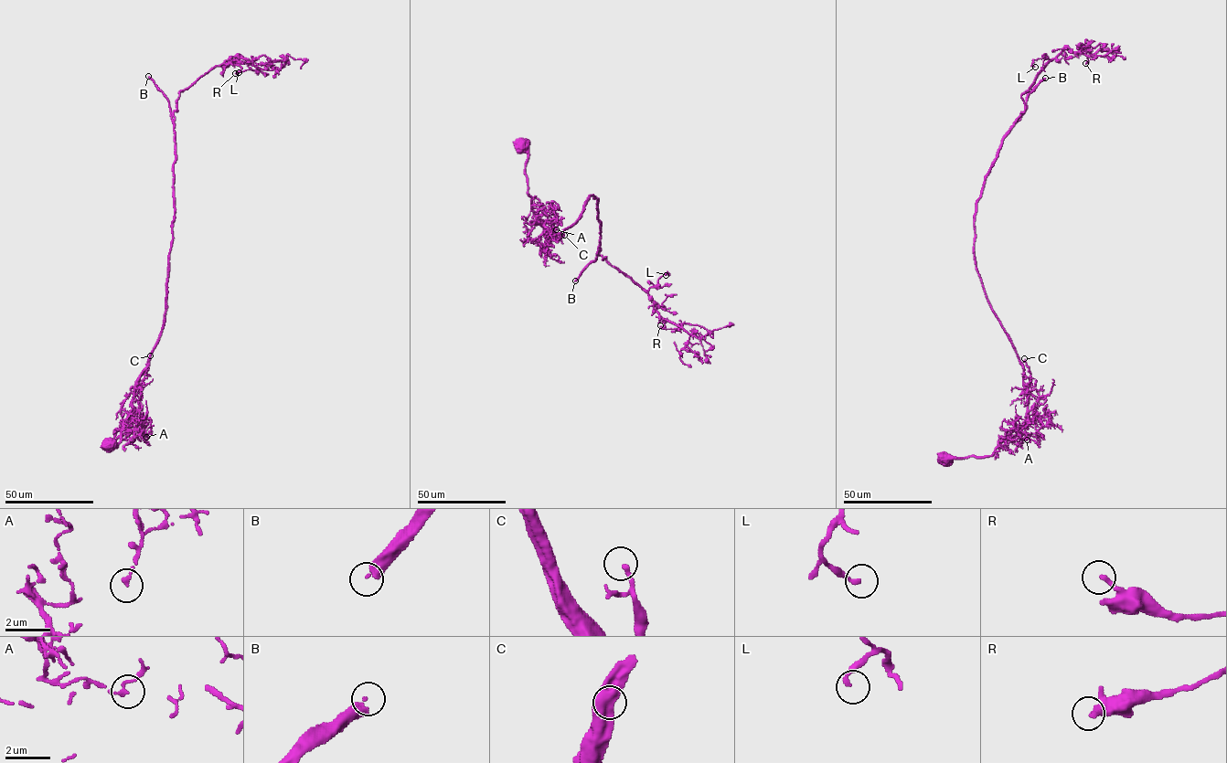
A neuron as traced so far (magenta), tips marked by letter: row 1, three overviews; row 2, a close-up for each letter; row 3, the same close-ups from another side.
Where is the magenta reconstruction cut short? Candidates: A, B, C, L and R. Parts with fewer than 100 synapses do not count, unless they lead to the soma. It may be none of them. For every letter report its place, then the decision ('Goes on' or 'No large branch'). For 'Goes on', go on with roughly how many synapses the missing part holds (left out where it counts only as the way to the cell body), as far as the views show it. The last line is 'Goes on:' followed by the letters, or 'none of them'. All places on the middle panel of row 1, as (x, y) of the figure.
A: Place: (556, 229). No large branch
B: Place: (575, 280). Goes on. Roughly 750 synapses
C: Place: (564, 235). No large branch
L: Place: (666, 275). No large branch
R: Place: (660, 325). No large branch
Goes on: B

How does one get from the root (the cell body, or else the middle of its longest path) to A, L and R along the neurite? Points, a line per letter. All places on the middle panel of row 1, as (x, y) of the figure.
A: (522, 145), (528, 153), (525, 175), (531, 210), (542, 225), (561, 218), (556, 229)
L: (522, 145), (531, 210), (544, 234), (560, 233), (575, 222), (592, 196), (603, 259), (646, 291), (666, 275)
R: (522, 145), (543, 233), (560, 233), (588, 196), (597, 198), (599, 254), (683, 327), (660, 325)

